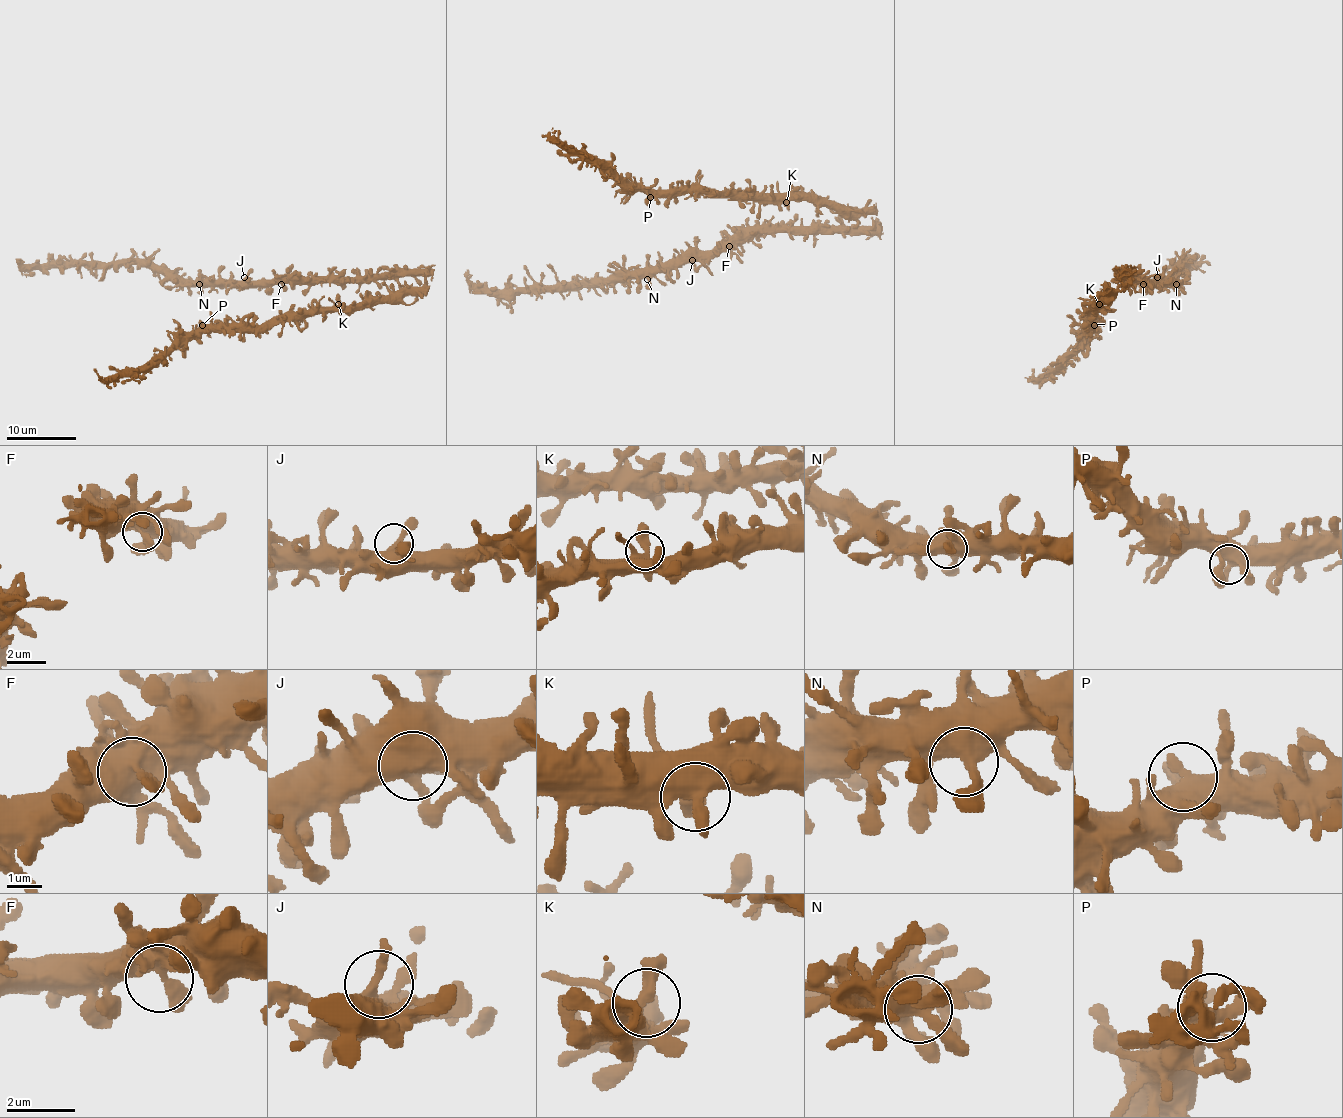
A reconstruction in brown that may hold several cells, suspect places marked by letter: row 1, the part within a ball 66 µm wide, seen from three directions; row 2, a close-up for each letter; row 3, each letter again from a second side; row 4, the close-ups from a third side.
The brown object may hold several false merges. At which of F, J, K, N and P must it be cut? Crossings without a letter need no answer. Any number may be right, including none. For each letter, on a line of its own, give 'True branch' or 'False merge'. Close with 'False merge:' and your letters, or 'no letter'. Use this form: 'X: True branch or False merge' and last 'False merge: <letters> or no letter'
F: True branch
J: True branch
K: True branch
N: True branch
P: True branch
False merge: no letter

